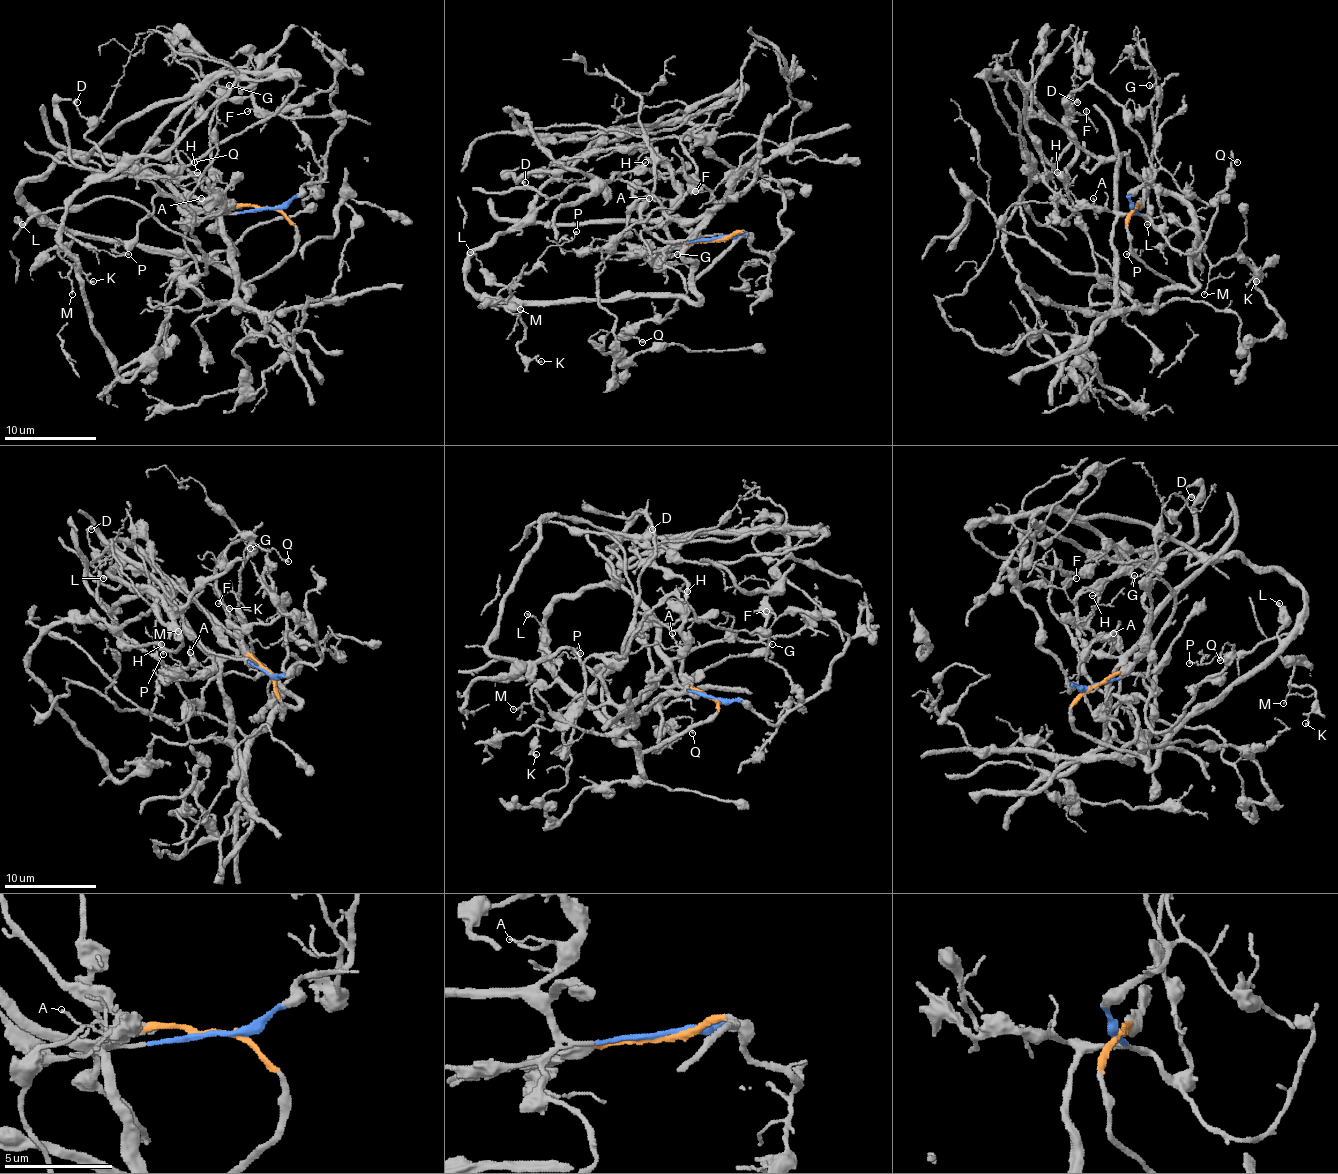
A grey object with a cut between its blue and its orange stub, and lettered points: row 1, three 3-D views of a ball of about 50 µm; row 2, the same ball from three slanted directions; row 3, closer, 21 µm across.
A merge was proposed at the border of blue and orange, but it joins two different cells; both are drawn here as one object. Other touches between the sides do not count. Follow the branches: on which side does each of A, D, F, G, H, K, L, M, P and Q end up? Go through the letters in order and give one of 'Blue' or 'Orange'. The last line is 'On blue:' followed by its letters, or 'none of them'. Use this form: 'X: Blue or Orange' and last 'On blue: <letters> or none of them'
A: Blue
D: Blue
F: Blue
G: Orange
H: Blue
K: Orange
L: Orange
M: Orange
P: Orange
Q: Blue
On blue: A, D, F, H, Q

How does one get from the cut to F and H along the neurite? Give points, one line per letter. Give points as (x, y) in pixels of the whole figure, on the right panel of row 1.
F: (1133, 209), (1130, 197), (1153, 176), (1146, 144), (1128, 114), (1086, 82), (1070, 93), (1066, 105), (1086, 112)
H: (1133, 209), (1137, 213), (1096, 211), (1089, 207), (1073, 209), (1045, 181), (1056, 172)

